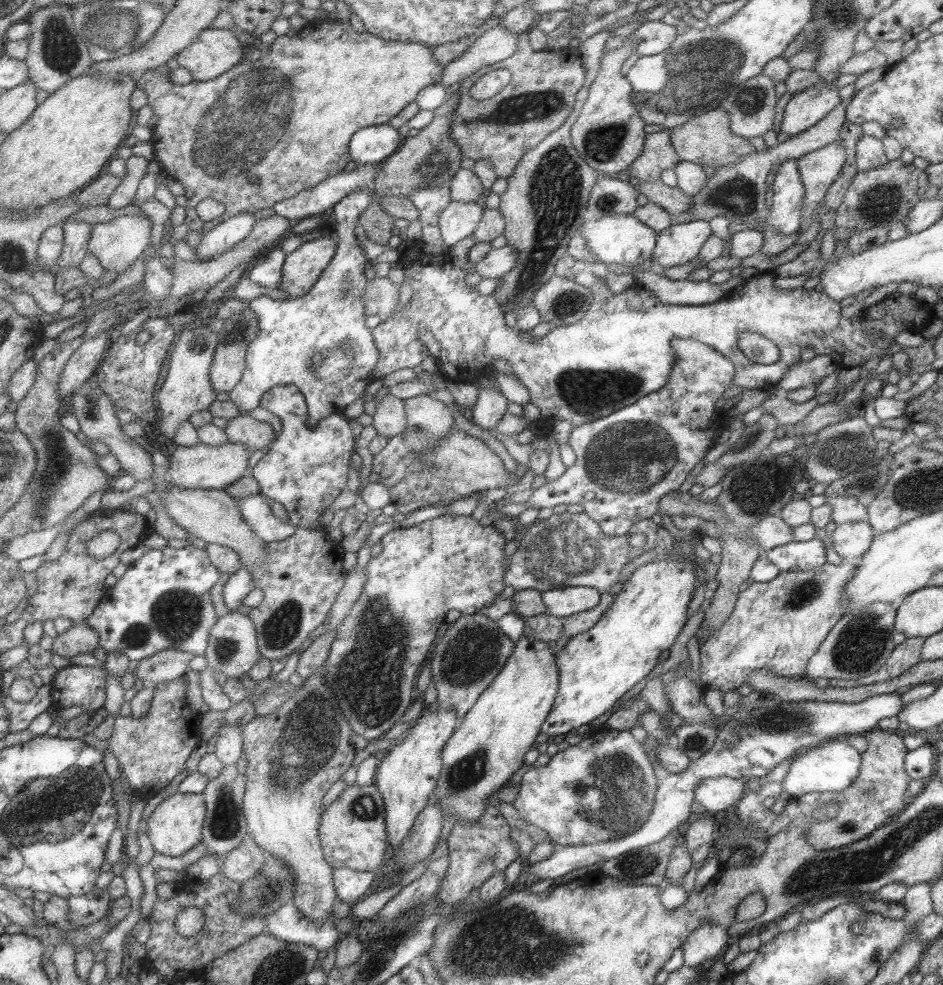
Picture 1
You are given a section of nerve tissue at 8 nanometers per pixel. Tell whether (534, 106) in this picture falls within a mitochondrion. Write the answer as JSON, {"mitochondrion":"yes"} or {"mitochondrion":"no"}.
{"mitochondrion":"yes"}

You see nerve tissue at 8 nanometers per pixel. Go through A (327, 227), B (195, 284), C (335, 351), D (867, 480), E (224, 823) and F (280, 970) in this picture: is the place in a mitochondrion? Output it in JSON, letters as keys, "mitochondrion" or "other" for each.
{"A":"other","B":"other","C":"mitochondrion","D":"mitochondrion","E":"mitochondrion","F":"mitochondrion"}

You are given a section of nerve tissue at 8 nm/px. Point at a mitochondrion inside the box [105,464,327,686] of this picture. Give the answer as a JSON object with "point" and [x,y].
{"point":[176,615]}

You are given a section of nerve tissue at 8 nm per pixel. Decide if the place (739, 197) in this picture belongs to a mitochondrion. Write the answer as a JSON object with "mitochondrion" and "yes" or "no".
{"mitochondrion":"yes"}

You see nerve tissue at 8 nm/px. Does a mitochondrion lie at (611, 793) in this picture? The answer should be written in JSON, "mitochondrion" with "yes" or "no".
{"mitochondrion":"yes"}

